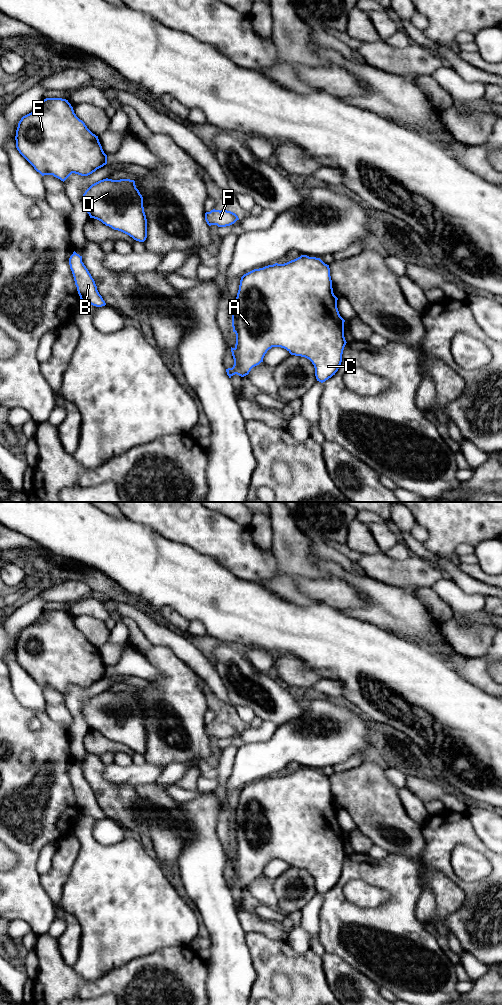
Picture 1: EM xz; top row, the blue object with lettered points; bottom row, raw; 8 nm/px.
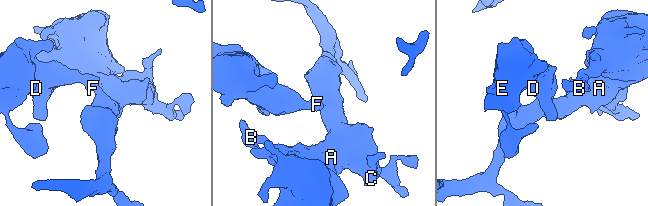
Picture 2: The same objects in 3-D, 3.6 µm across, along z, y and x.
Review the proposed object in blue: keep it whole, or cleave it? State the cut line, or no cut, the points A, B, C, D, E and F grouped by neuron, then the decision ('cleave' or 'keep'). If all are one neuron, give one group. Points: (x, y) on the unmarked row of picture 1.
no cut | A B C D E F | keep

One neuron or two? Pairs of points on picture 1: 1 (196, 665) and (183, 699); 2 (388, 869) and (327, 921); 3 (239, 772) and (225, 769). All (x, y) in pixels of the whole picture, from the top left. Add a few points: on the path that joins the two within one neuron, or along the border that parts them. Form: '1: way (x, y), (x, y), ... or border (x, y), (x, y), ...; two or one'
1: border (177, 655), (197, 676); two
2: way (367, 870), (354, 870), (339, 886), (335, 900); one
3: border (238, 748), (231, 774), (221, 782); two

